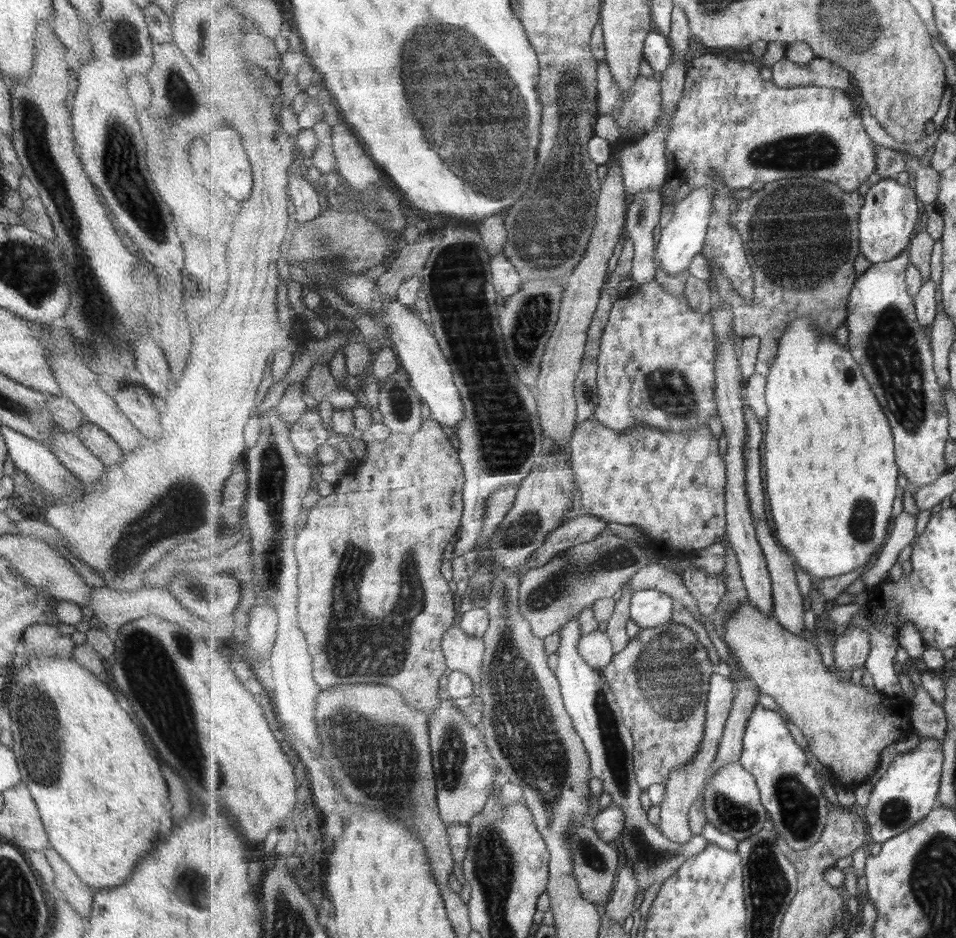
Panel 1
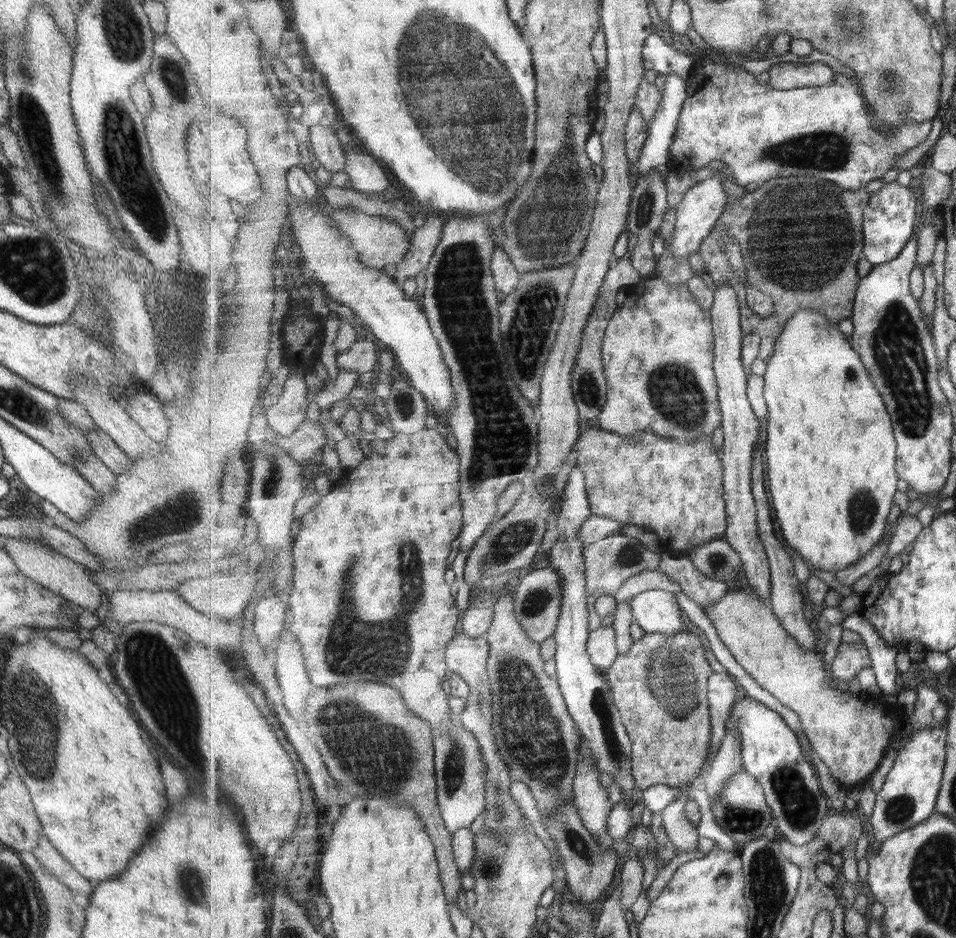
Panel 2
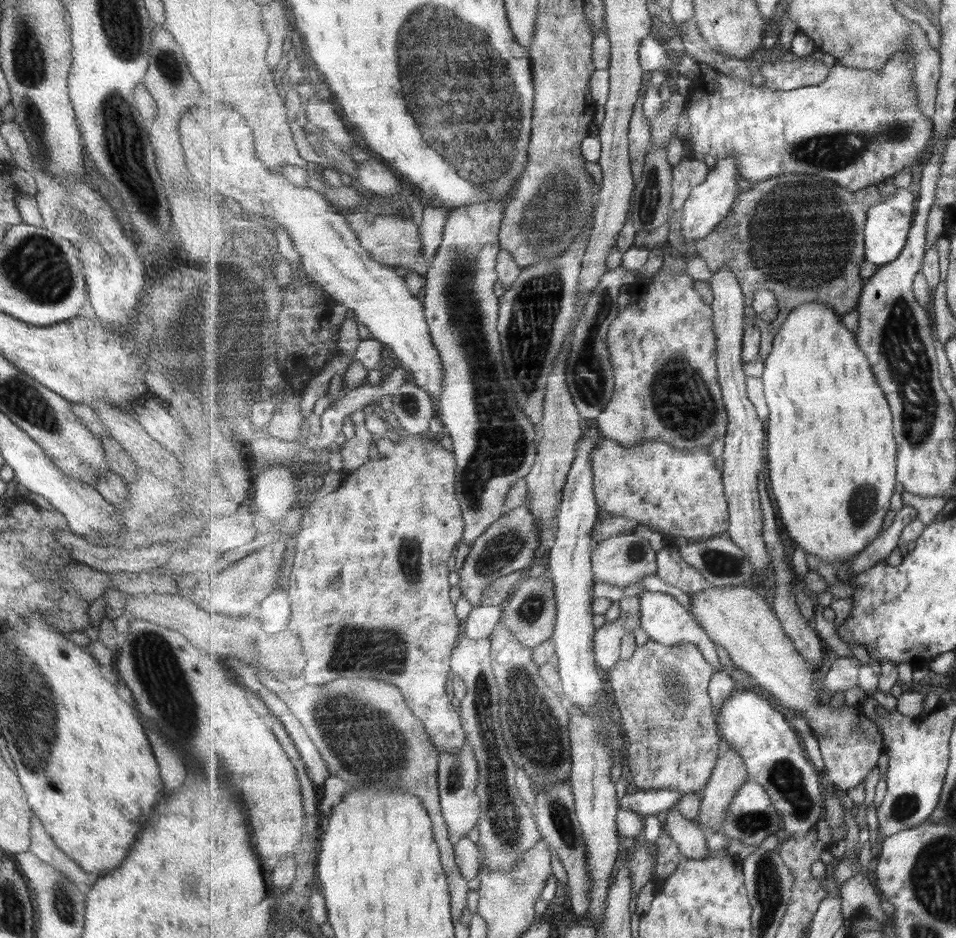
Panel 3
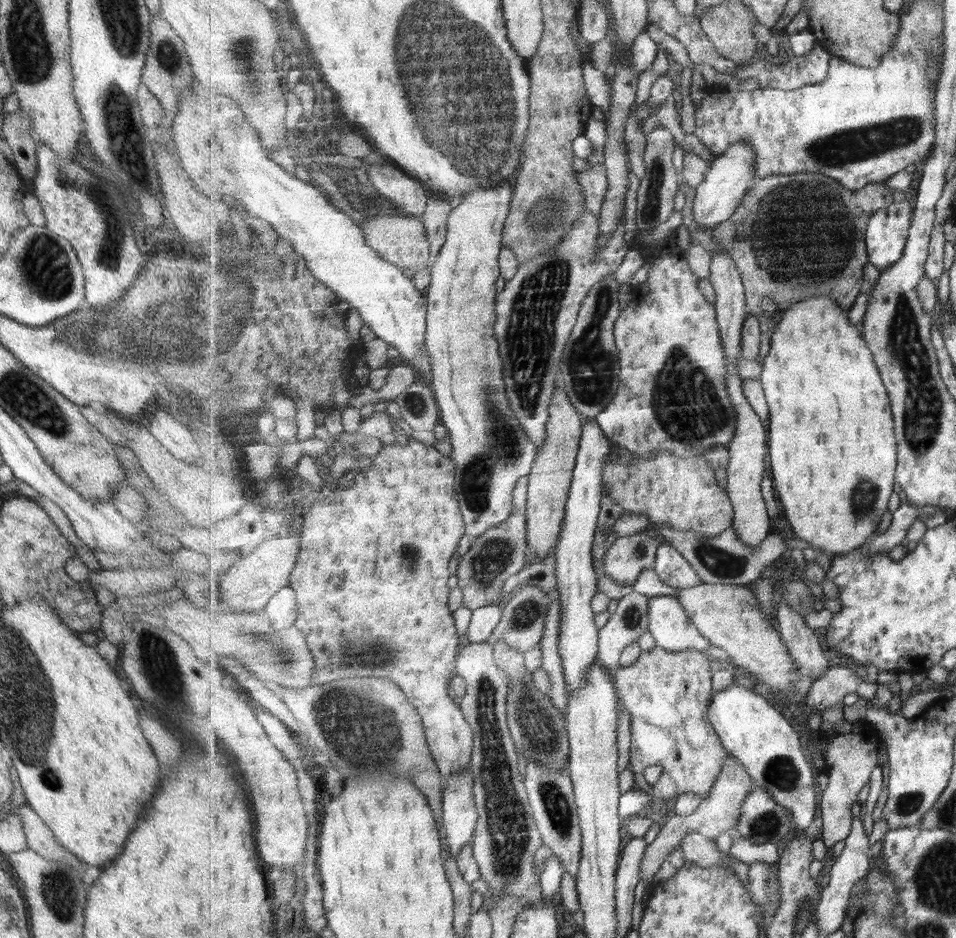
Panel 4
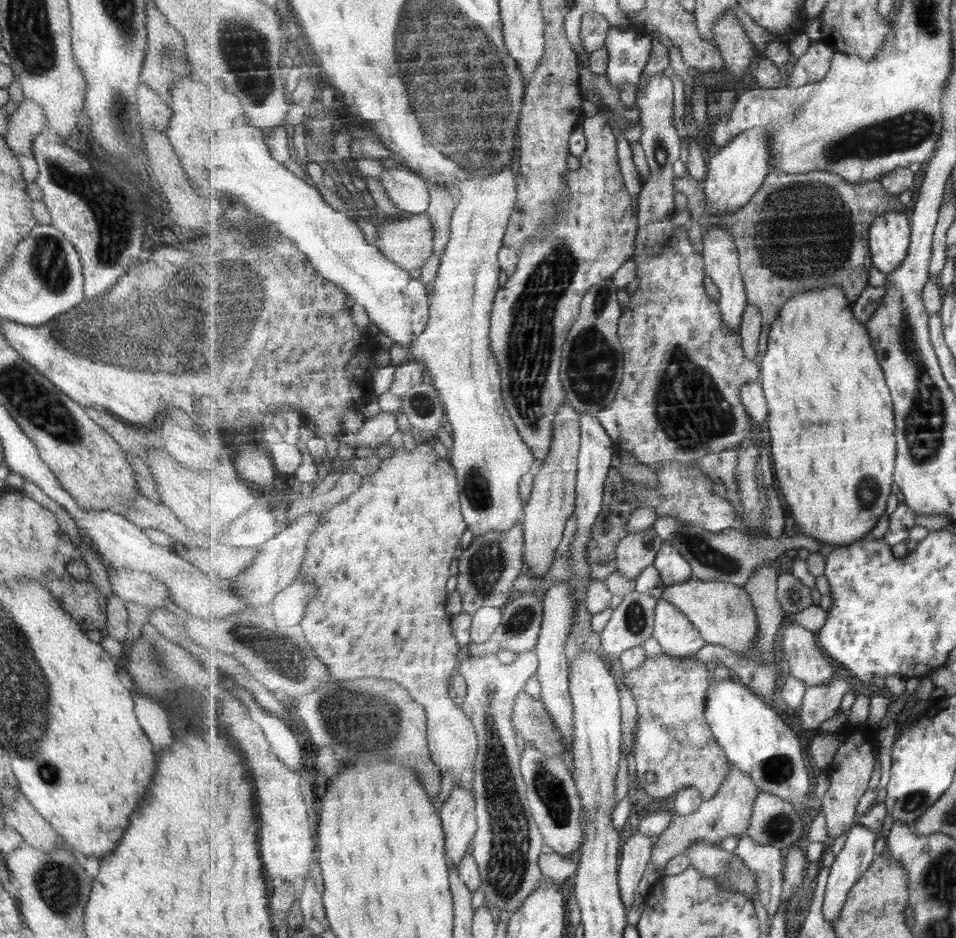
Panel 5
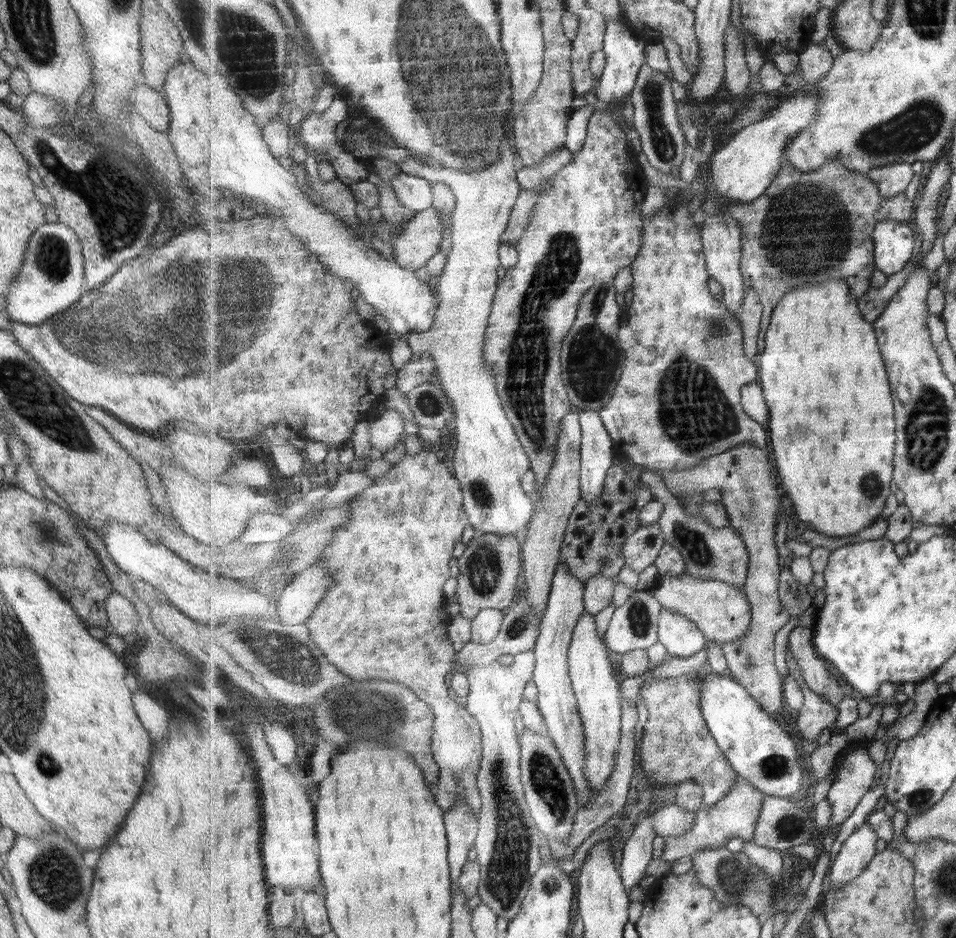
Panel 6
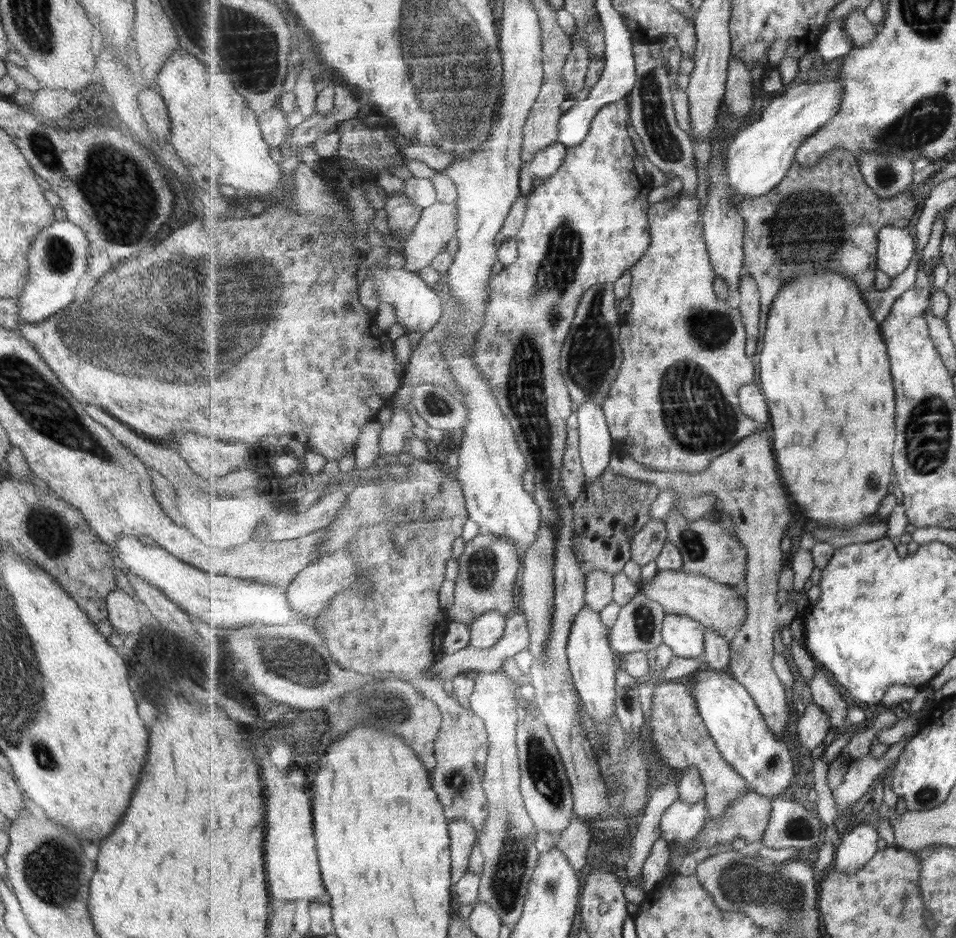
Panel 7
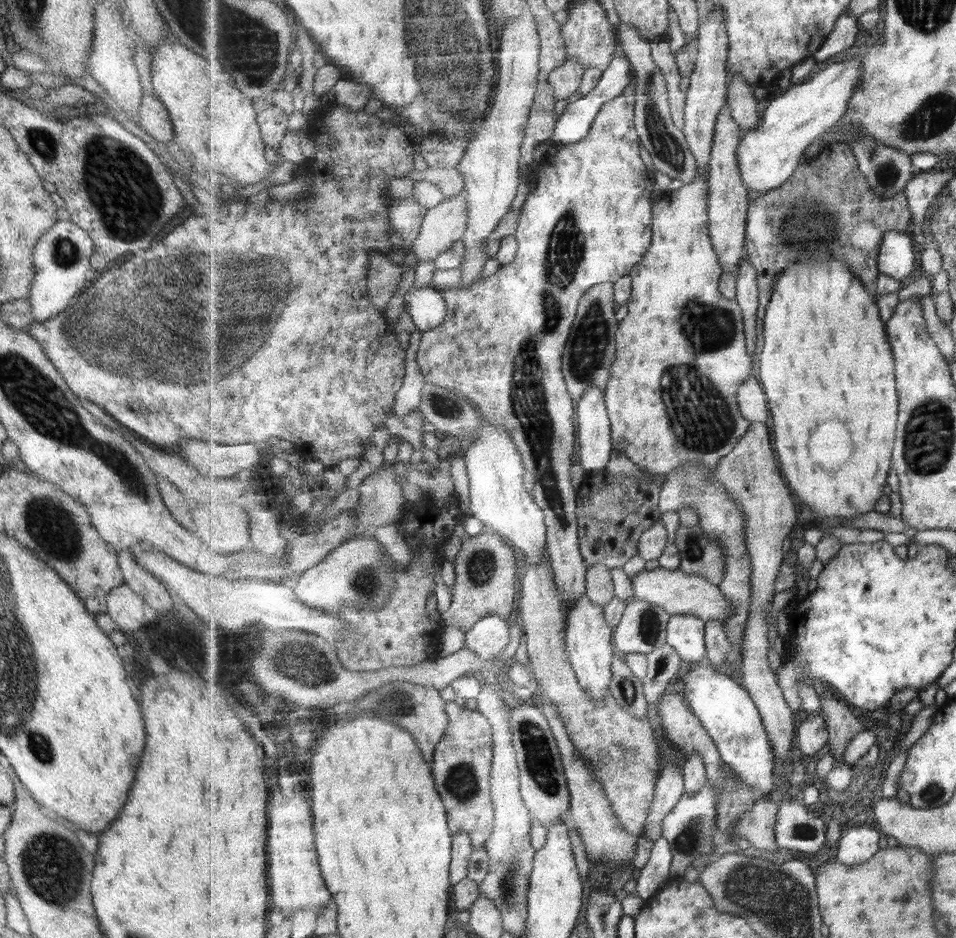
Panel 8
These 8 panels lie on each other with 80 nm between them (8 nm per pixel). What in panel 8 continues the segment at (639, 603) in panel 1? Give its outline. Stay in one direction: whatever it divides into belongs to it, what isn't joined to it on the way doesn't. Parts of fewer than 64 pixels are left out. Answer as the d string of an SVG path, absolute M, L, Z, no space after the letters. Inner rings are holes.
M672 615L668 644L677 649L683 662L695 665L707 657L706 622L695 615Z

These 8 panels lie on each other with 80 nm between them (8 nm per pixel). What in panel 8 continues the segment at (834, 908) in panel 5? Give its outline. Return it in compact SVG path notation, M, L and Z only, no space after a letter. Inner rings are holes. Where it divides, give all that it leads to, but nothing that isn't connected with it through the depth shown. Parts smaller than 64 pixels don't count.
M851 827L839 842L837 860L847 866L857 866L871 860L880 849L881 835L873 828Z

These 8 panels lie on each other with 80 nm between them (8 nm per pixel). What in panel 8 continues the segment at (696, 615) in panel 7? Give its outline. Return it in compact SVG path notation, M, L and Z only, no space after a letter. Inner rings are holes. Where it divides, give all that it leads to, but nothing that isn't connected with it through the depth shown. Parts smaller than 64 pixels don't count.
M661 566L653 570L644 568L631 578L631 583L634 599L661 605L670 615L695 615L705 622L718 620L723 626L727 626L730 616L734 613L732 602L723 594L719 585L713 584L705 577L683 572L680 568L677 570Z

